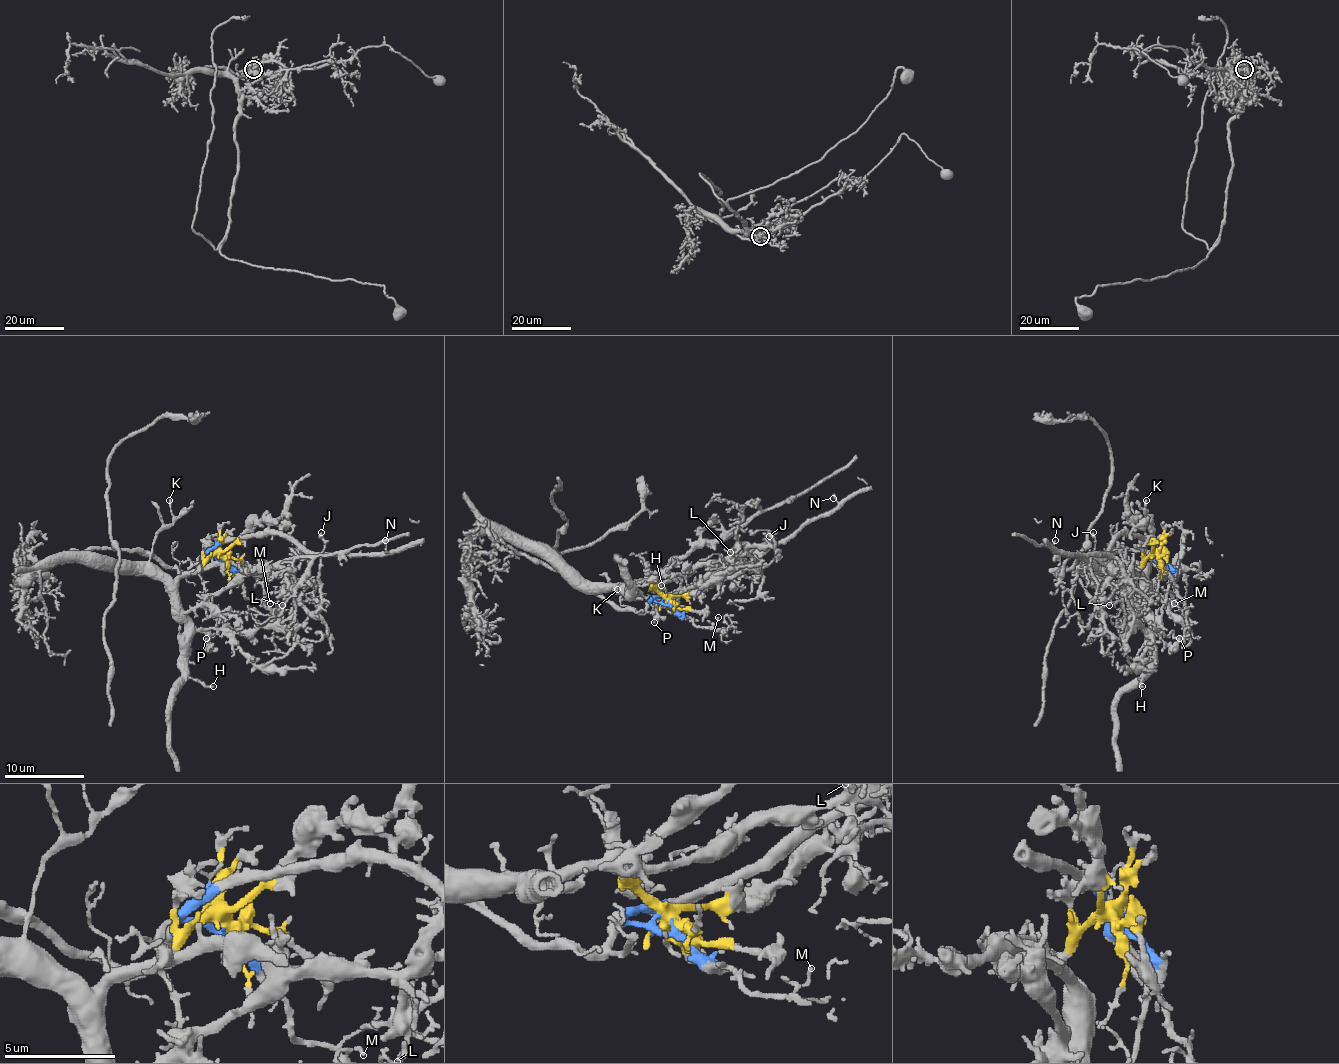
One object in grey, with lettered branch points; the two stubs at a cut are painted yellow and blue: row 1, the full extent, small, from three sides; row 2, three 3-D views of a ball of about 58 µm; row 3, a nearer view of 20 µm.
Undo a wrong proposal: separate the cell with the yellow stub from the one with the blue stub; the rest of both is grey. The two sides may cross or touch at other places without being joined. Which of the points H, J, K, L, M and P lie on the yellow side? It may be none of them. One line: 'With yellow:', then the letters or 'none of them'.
With yellow: H, J, K, L, P

